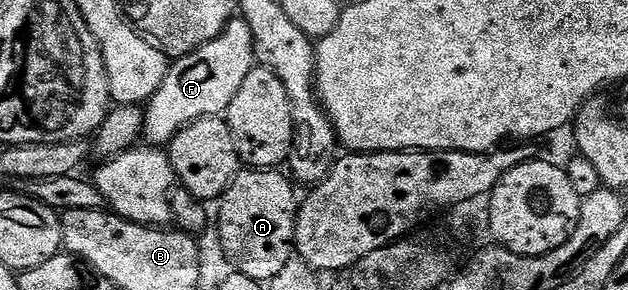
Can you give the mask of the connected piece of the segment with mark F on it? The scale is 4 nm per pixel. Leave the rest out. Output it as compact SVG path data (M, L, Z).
M235 17L212 41L192 53L175 58L159 89L144 107L144 139L150 145L166 145L197 119L221 116L232 105L232 97L240 93L244 77L256 66L254 42L241 17Z

